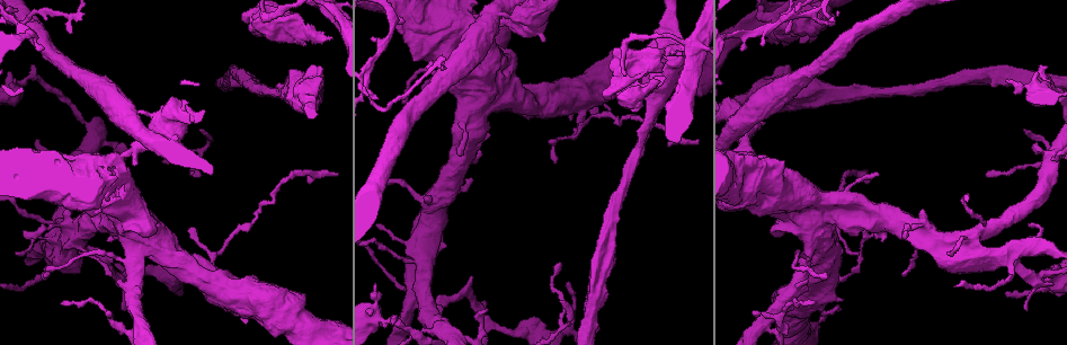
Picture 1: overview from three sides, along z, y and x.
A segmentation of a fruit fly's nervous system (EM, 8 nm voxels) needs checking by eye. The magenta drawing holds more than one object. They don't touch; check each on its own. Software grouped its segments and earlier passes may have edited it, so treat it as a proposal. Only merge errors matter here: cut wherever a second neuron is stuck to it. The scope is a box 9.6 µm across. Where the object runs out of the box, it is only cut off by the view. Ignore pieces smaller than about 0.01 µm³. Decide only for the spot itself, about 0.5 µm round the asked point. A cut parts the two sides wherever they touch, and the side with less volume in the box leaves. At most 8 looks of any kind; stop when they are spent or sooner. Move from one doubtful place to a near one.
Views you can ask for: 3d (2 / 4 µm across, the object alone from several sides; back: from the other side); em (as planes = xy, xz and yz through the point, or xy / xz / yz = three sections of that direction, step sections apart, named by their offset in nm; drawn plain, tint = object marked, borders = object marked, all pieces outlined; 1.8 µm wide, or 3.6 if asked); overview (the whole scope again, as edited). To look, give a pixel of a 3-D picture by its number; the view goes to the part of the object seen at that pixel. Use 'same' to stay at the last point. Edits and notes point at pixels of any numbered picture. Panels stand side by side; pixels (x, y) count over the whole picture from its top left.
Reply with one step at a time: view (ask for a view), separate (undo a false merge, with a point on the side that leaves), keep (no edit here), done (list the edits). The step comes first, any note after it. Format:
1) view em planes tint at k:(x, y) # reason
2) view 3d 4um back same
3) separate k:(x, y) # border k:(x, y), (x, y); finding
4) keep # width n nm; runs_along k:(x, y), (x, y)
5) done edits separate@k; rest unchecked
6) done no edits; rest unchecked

view em planes tint at 1:(130, 212) # touches itself

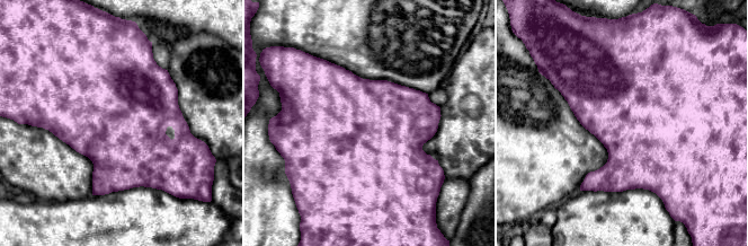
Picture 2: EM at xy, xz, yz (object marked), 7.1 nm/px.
keep # continuous, no second neuron

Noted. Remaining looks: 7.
view 3d 4um at 1:(736, 138) # sudden change in width

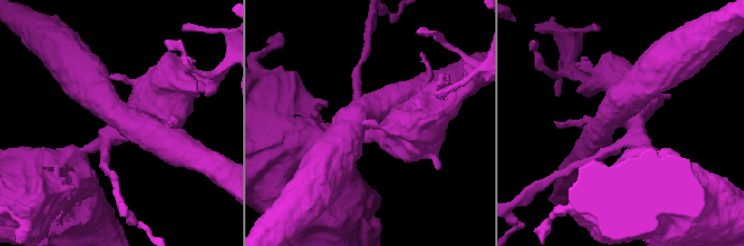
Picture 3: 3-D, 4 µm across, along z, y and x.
view em 3.6um yz step 8 tint at 3:(624, 121) # need the tissue

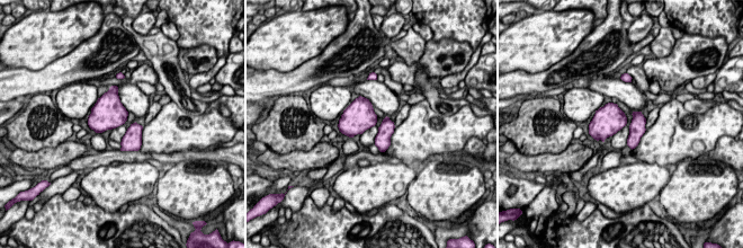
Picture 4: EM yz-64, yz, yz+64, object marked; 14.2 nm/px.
view em 3.6um xz step 4 tint same # cut it another way

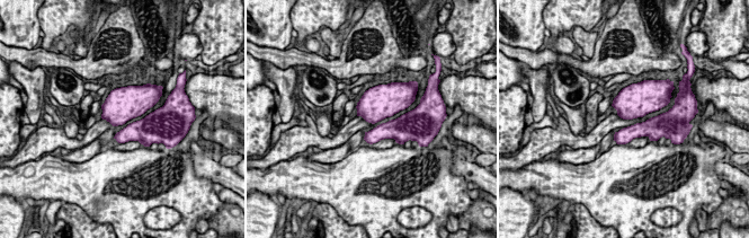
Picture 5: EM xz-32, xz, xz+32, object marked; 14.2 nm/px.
keep # width 260 nm; one neuron here

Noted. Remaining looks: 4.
view em planes tint at 1:(662, 60) # calibre changes

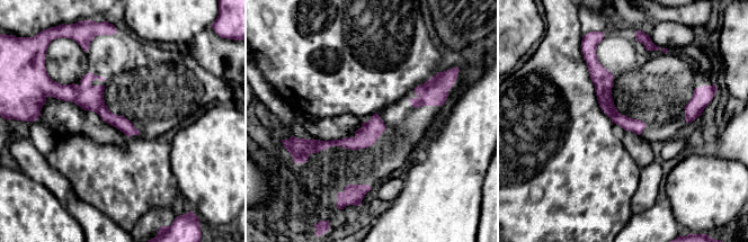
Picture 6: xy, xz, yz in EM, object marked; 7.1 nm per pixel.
keep # runs_along 6:(62, 89), (86, 95), (135, 132); all the same neuron

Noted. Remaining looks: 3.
done no edits; rest unchecked

